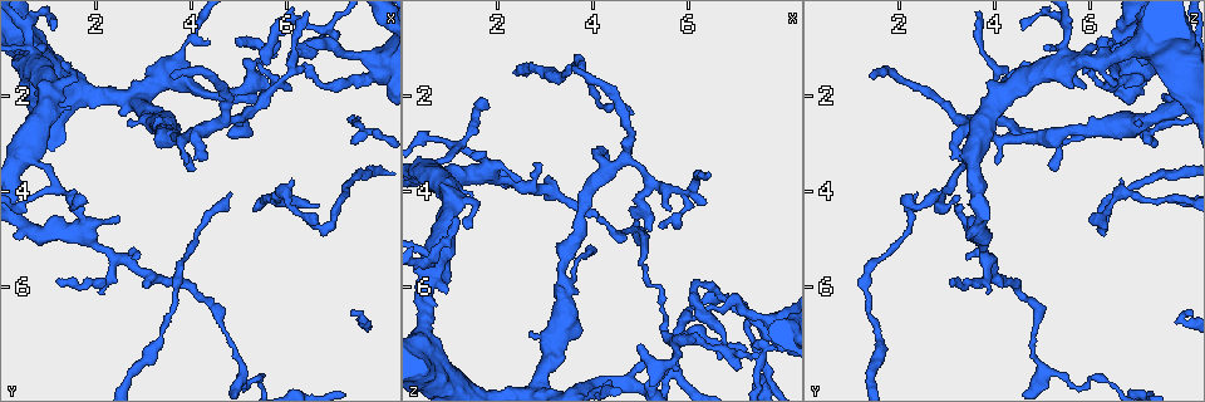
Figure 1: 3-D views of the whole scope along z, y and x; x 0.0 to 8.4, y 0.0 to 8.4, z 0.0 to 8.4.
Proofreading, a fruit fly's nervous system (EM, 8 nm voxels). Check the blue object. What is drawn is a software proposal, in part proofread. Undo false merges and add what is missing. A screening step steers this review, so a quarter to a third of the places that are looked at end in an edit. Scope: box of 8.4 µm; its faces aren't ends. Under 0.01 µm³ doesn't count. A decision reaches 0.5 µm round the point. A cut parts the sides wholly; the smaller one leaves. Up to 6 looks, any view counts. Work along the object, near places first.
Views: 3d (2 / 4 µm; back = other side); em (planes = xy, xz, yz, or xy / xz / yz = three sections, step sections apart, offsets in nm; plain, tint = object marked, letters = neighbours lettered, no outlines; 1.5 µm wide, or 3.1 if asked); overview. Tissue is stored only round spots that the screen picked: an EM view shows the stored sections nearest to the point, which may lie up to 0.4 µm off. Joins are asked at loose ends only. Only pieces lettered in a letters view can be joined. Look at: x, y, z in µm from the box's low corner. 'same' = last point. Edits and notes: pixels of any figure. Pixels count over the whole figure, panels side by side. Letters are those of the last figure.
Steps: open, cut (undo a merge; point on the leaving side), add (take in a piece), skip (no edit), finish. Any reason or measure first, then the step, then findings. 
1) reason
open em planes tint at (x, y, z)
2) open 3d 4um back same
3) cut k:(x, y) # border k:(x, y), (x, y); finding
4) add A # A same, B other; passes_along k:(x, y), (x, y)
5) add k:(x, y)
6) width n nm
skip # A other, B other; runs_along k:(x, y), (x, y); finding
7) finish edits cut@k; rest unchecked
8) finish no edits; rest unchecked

three-way junction
open em xy step 4 plain at (6.80, 0.70, 7.30)

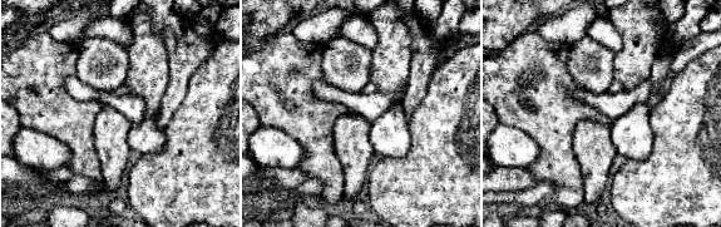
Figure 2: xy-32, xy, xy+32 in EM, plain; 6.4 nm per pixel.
open em xy step 4 letters same

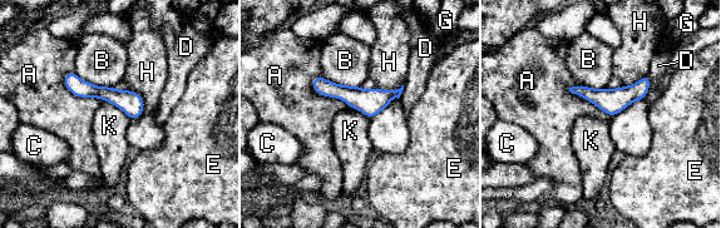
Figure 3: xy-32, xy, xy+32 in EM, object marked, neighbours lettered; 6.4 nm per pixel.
skip # A other, B other, C other, D other, E other, G other, H other, K other; runs_along 3:(315, 82), (355, 97), (396, 94); continuous, no second neuron

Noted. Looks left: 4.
narrows sharply
open 3d 4um back at (3.45, 2.90, 5.20)

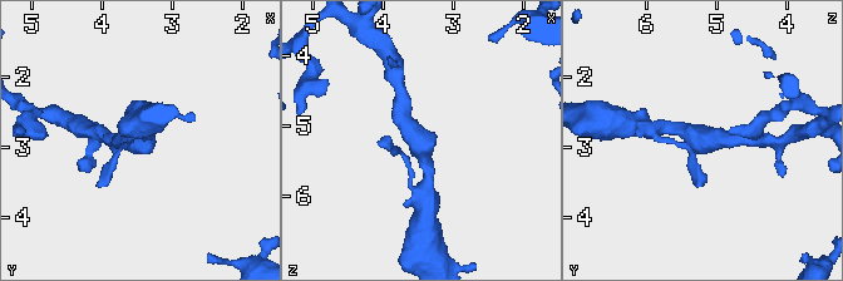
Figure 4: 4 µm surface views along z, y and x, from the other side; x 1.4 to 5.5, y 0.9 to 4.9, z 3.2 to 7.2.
shape alone is not enough
open em planes letters at (3.45, 2.90, 5.25)

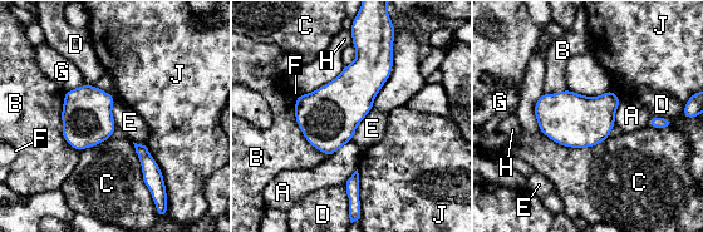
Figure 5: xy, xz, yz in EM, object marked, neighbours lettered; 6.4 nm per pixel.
width 320 nm; longest_contact C 460 nm
skip # A other, B other, C other, D other, E other, F other, G other, H other, J other; one neuron here

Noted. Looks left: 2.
stops while still wide
open em planes letters at (2.45, 4.65, 3.80)

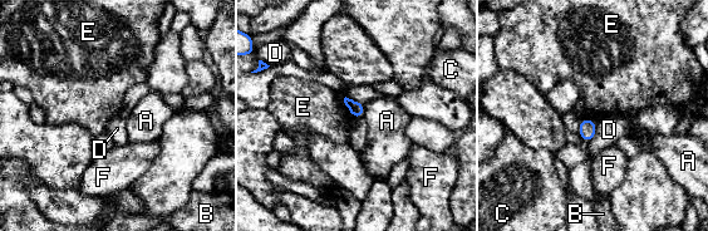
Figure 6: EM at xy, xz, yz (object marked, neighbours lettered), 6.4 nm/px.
skip # A other, B other, C other, D other, E other, F other; border 6:(596, 122), (596, 133), (588, 143); none of them fits

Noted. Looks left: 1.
finish no edits; rest unchecked

